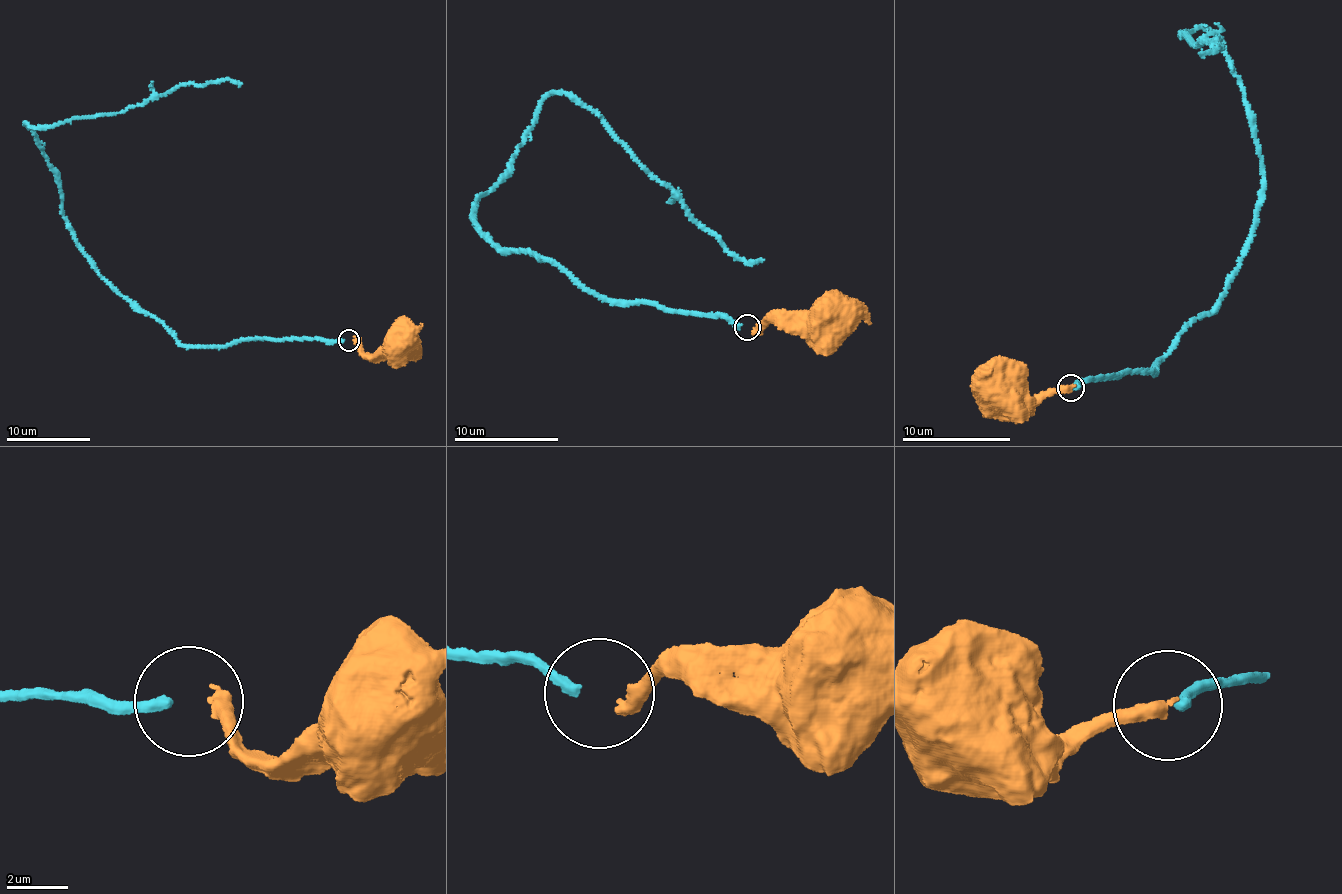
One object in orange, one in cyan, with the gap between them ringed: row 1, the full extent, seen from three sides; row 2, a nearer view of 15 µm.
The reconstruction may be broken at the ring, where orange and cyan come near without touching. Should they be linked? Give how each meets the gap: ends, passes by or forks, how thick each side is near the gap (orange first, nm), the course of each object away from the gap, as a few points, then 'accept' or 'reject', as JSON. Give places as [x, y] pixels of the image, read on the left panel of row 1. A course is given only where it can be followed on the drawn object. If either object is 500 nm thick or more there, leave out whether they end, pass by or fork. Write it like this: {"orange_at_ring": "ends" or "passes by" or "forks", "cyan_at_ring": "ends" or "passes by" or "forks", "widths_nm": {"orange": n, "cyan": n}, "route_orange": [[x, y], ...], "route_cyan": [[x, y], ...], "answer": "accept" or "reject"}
{"orange_at_ring": "ends", "cyan_at_ring": "ends", "widths_nm": {"orange": 480, "cyan": 360}, "route_orange": [[353, 340], [360, 341], [364, 353], [375, 356], [393, 341]], "route_cyan": [[343, 341], [177, 343], [83, 249], [62, 215], [58, 171], [25, 125], [124, 112], [183, 85], [242, 83]], "answer": "accept"}

